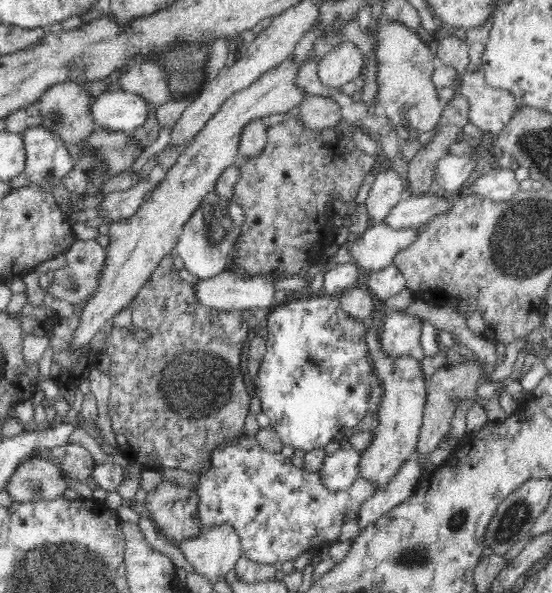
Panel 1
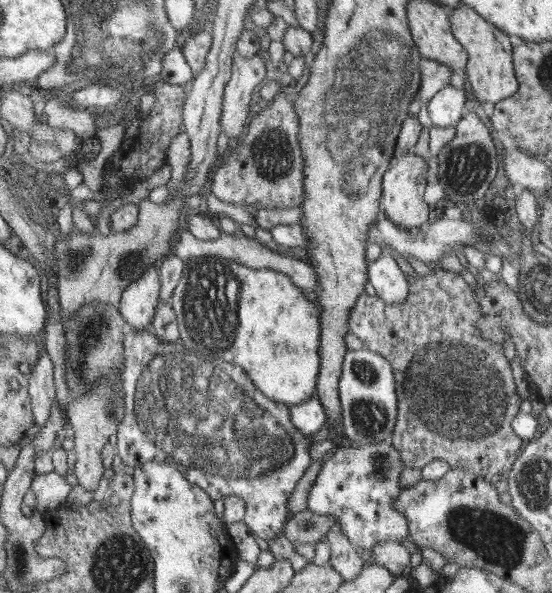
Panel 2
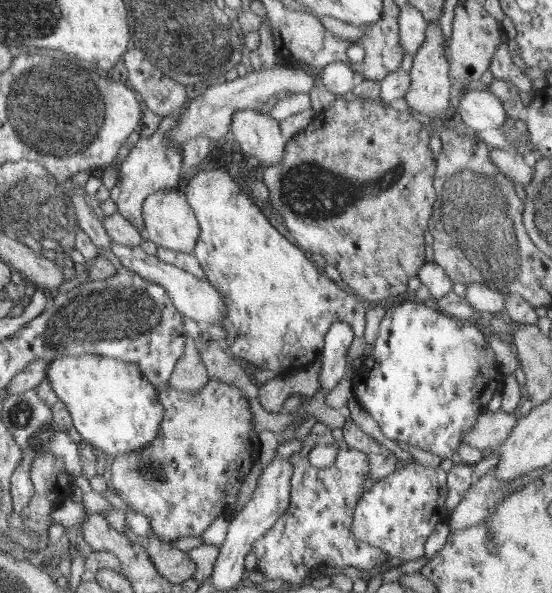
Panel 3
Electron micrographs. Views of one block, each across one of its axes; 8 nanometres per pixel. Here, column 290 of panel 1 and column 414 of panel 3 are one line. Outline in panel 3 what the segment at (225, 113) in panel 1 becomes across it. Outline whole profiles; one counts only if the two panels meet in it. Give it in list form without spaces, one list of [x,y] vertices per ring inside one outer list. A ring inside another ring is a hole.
[[[430,21],[427,24],[426,38],[418,54],[414,55],[414,64],[409,72],[410,88],[405,95],[406,104],[410,106],[410,109],[430,118],[438,118],[438,120],[447,116],[446,108],[448,108],[448,100],[451,100],[450,80],[452,76],[448,76],[448,60],[446,60],[444,44],[446,44],[446,38],[439,23]]]

